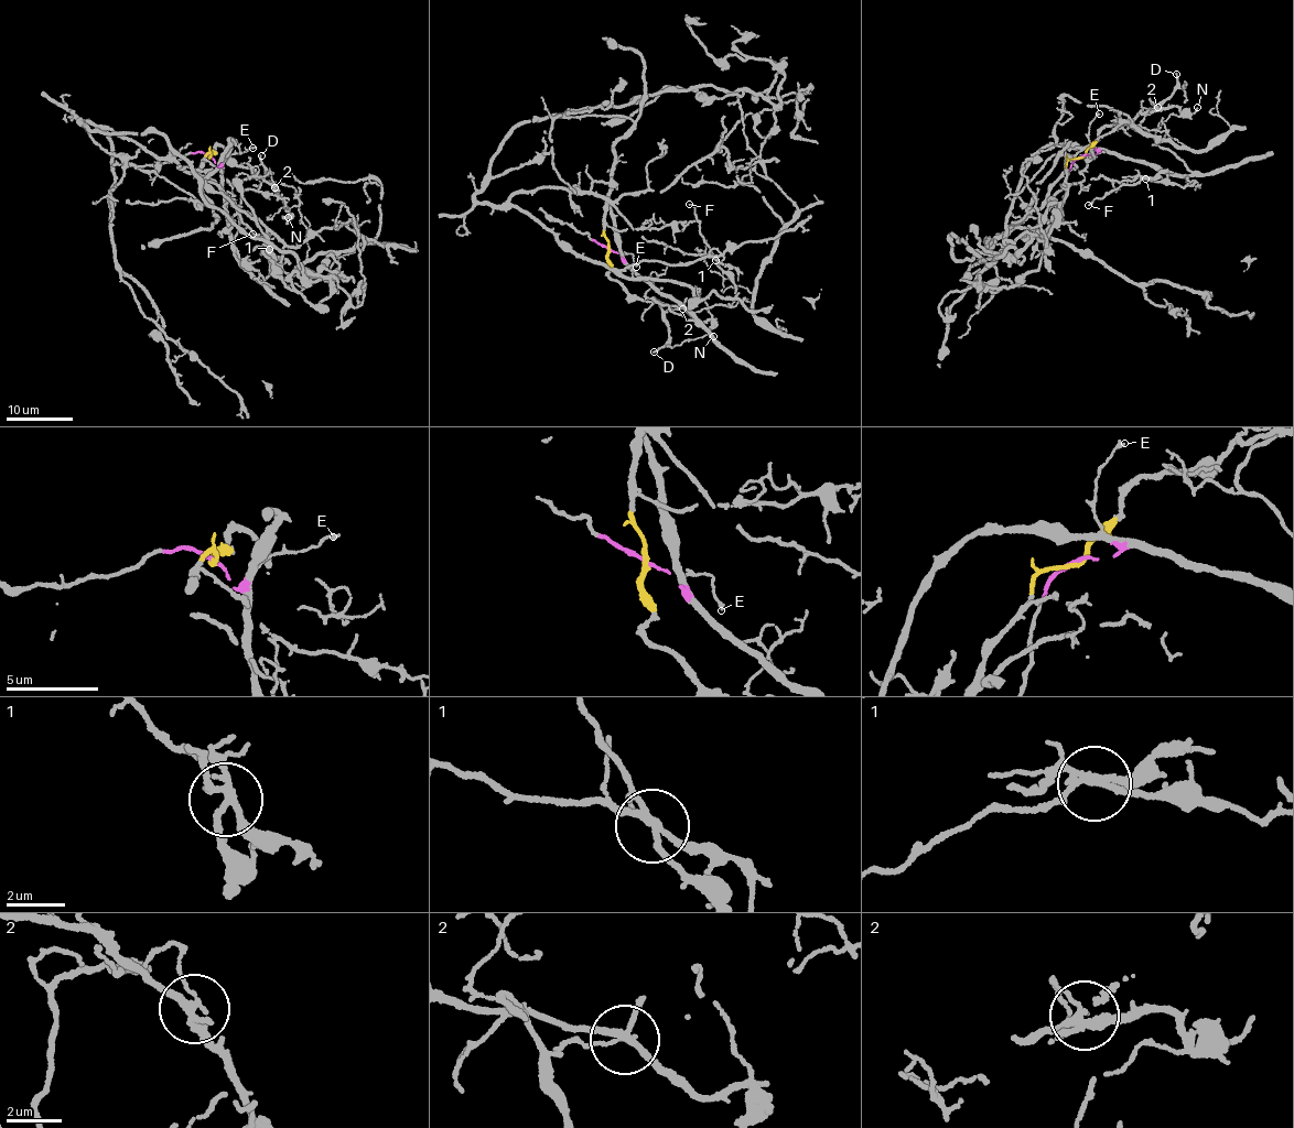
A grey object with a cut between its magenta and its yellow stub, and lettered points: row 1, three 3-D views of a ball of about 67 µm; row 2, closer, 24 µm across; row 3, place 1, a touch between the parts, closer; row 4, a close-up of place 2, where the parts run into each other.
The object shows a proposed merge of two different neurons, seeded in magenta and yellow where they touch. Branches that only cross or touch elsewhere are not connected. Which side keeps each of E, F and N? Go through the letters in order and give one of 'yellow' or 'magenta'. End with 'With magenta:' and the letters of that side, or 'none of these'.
E: magenta
F: magenta
N: yellow
With magenta: E, F

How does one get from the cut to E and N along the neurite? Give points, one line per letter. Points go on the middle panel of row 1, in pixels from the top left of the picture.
E: (608, 248), (622, 259), (624, 253), (632, 253), (636, 267)
N: (608, 248), (610, 279), (622, 283), (633, 296), (678, 306), (701, 322), (711, 320), (713, 337)

